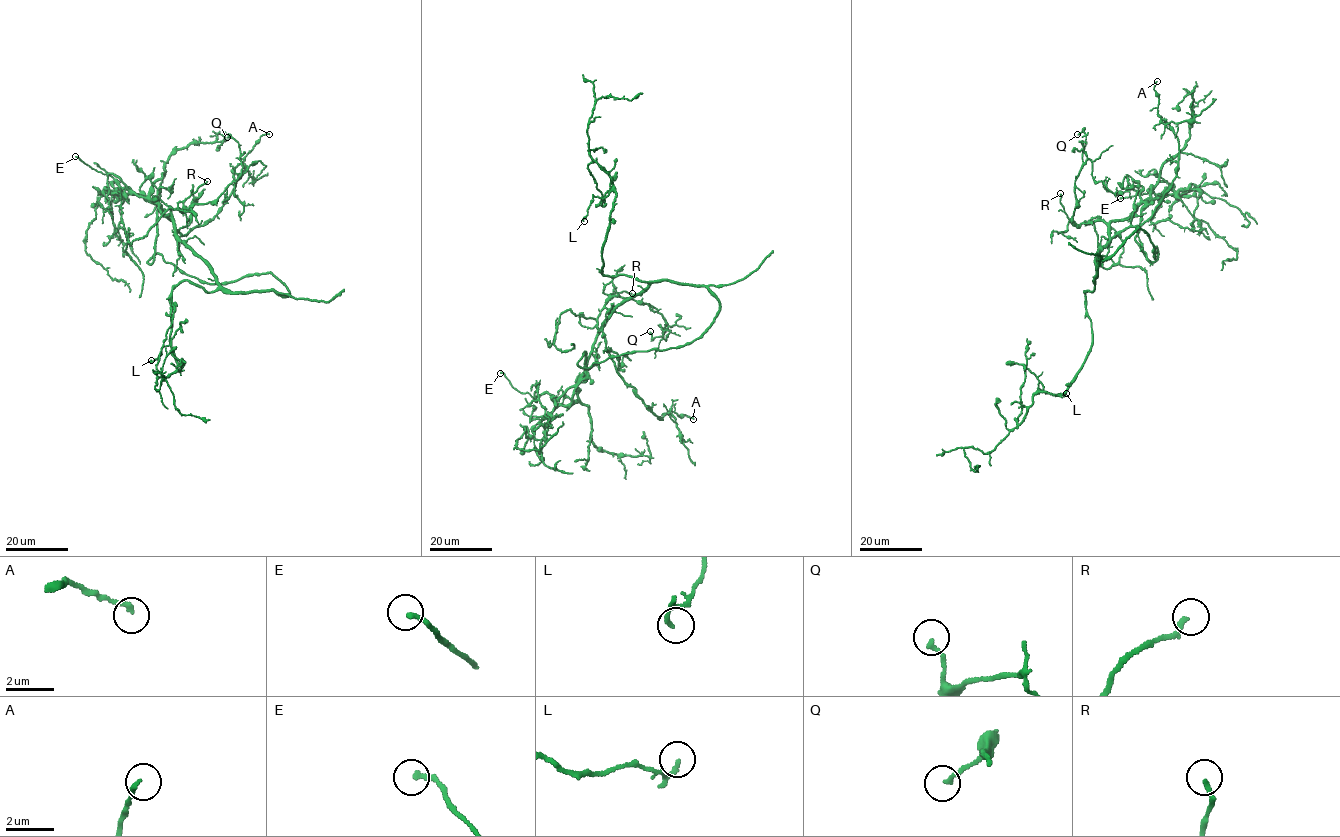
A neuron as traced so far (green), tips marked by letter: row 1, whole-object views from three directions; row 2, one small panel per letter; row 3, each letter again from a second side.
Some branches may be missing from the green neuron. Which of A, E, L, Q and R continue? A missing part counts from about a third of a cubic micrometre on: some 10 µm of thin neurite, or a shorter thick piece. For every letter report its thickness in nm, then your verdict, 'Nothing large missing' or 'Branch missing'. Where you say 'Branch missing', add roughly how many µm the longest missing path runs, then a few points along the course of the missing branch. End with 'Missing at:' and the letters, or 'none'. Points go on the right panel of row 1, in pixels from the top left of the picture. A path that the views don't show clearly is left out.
A: Thickness 180 nm. Nothing large missing
E: Thickness 190 nm. Branch missing. Missing length about 9 µm. Course of what is missing: (1120, 198), (1116, 208), (1121, 217)
L: Thickness 160 nm. Nothing large missing
Q: Thickness 160 nm. Nothing large missing
R: Thickness 200 nm. Nothing large missing
Missing at: E

